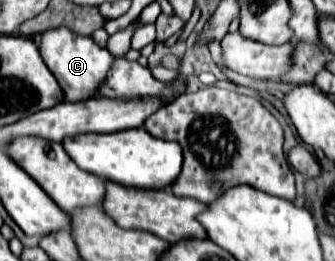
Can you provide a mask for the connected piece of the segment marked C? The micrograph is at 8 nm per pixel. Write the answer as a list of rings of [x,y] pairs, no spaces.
[[[59,27],[59,29],[51,29],[43,33],[39,51],[41,51],[45,65],[59,79],[59,85],[65,93],[65,101],[85,101],[85,99],[95,97],[99,87],[103,85],[103,79],[107,79],[111,61],[115,59],[107,49],[99,47],[91,37],[77,35],[69,31],[67,27]]]

